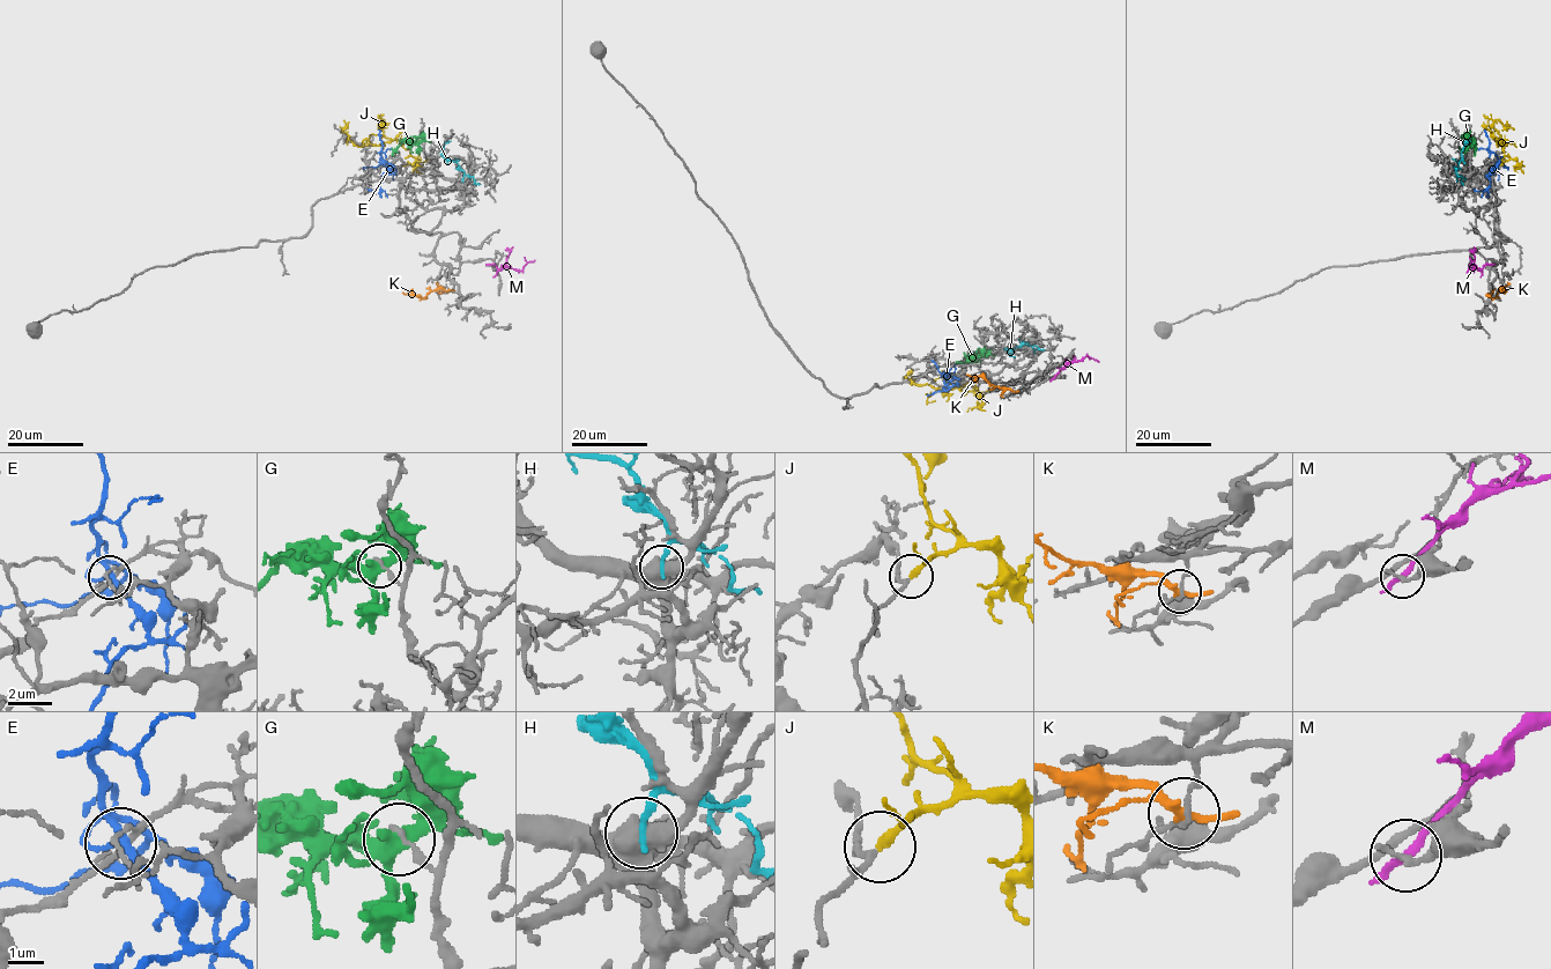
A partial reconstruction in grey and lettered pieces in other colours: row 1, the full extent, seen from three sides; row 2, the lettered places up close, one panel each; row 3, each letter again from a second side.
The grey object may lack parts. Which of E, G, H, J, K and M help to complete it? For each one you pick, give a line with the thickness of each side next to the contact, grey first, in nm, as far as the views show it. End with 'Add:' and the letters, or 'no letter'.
J: Thickness 160 nm (grey) against 280 nm
Add: J

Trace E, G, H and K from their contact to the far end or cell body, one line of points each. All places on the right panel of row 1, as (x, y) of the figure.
E: (1497, 162), (1488, 175), (1489, 186), (1483, 191), (1472, 189)
G: (1466, 142), (1472, 141), (1474, 155)
H: (1456, 180), (1456, 168), (1462, 148), (1470, 141)
K: (1504, 289), (1493, 298), (1488, 293)

